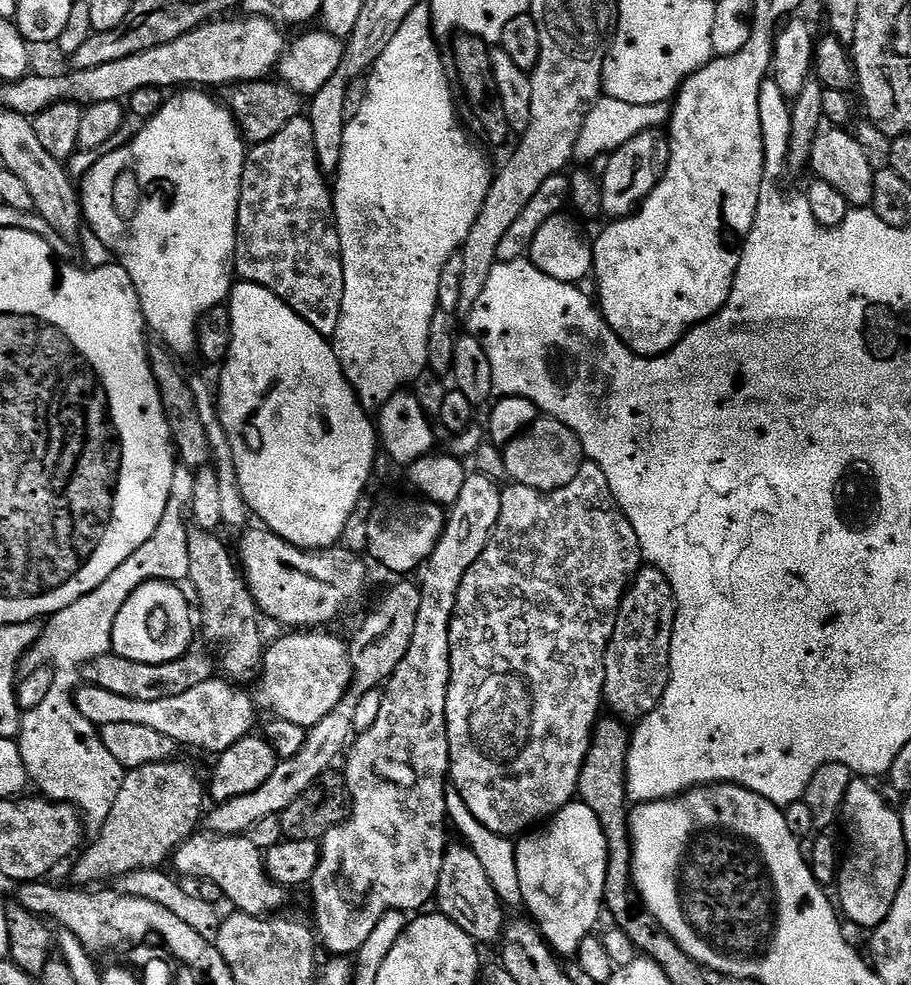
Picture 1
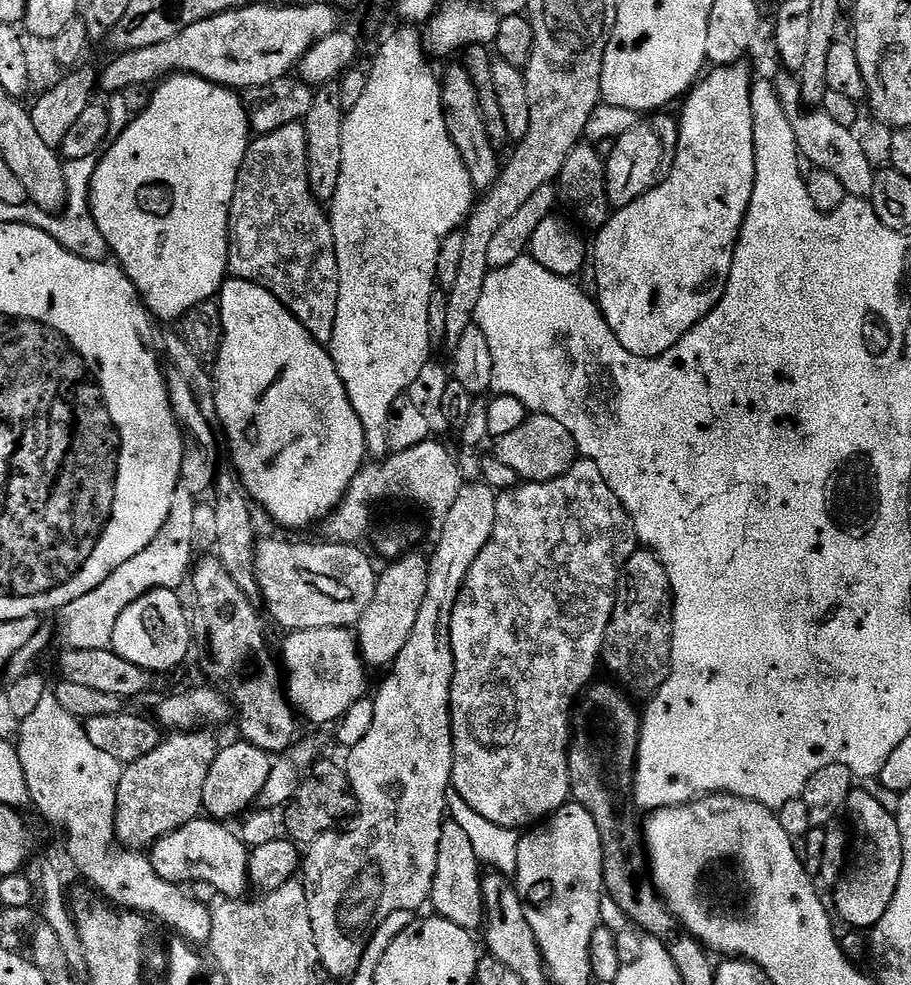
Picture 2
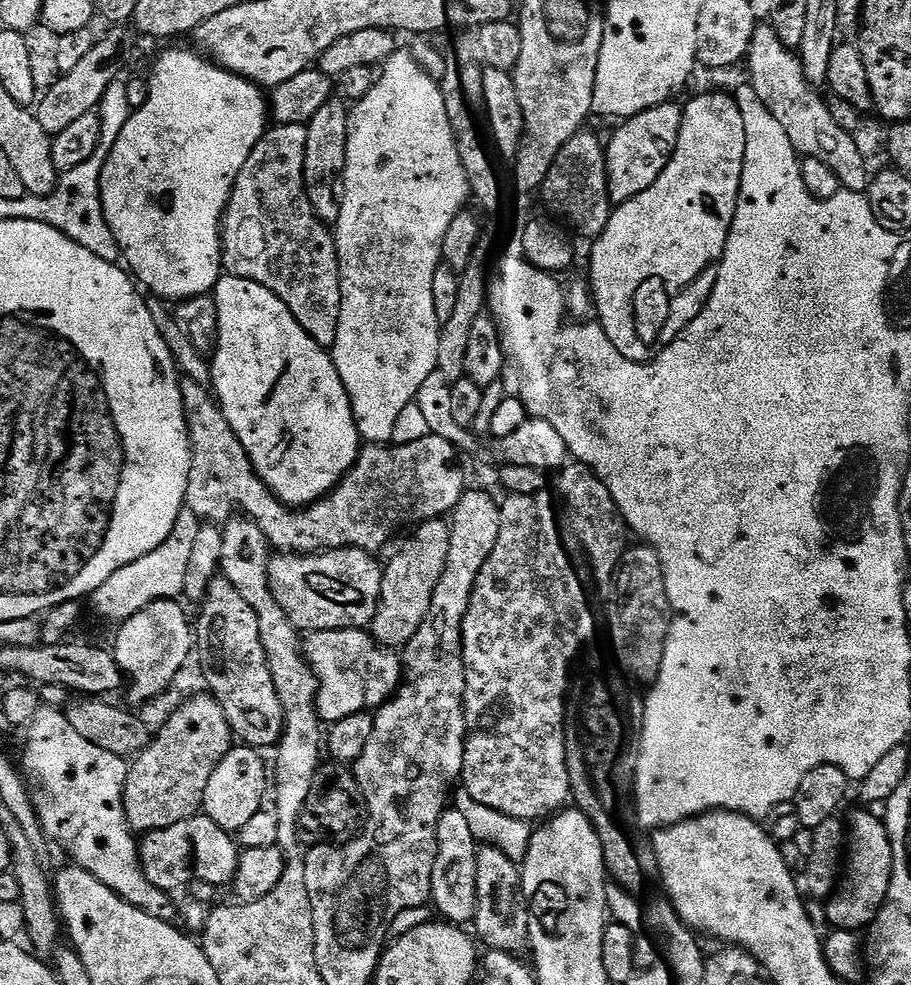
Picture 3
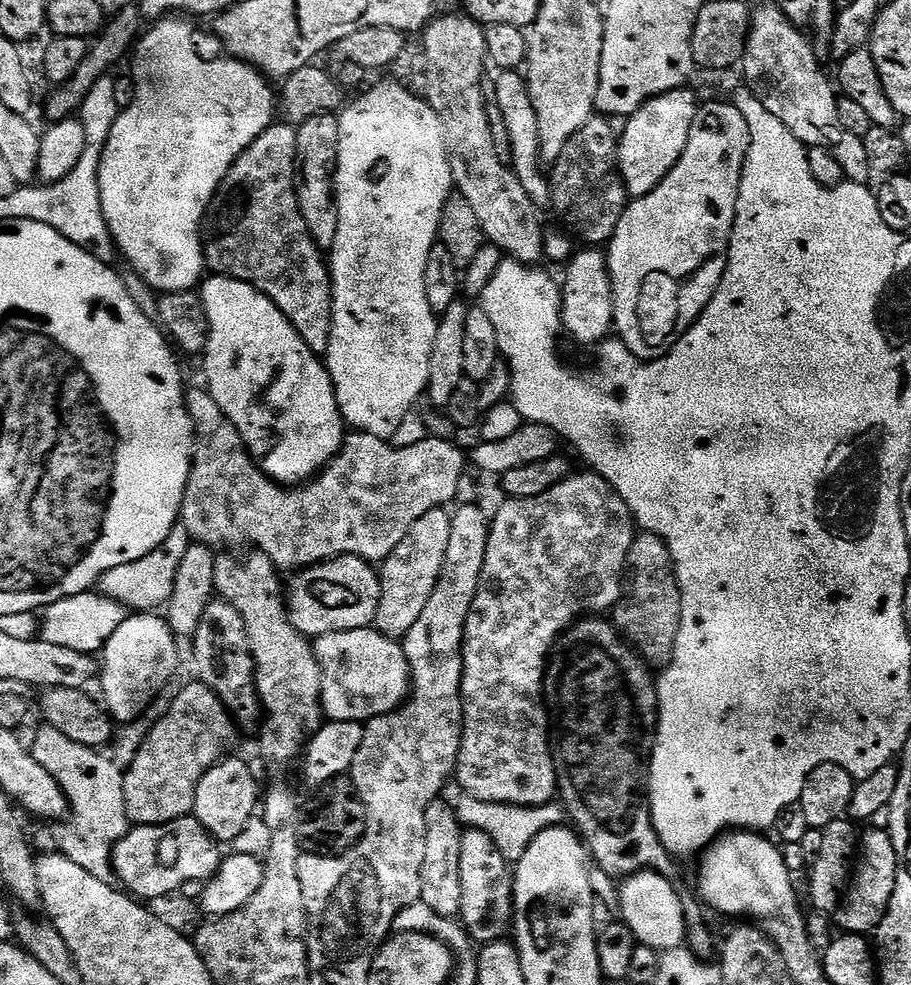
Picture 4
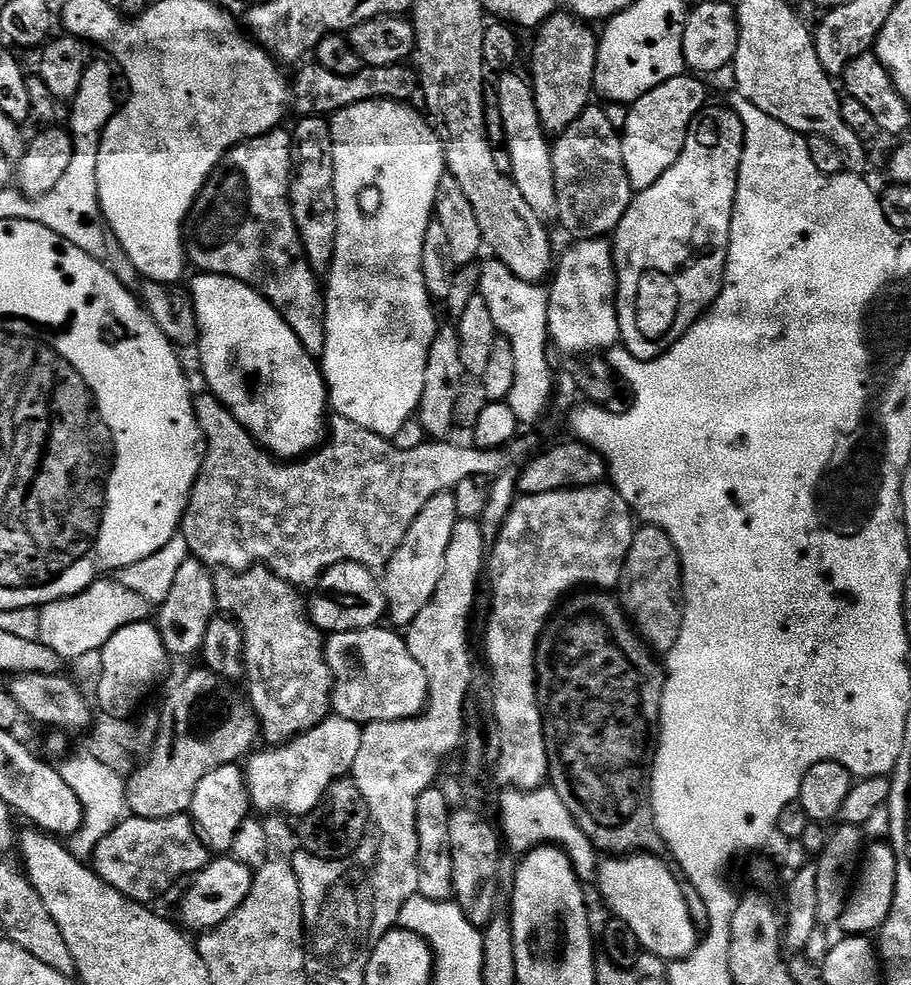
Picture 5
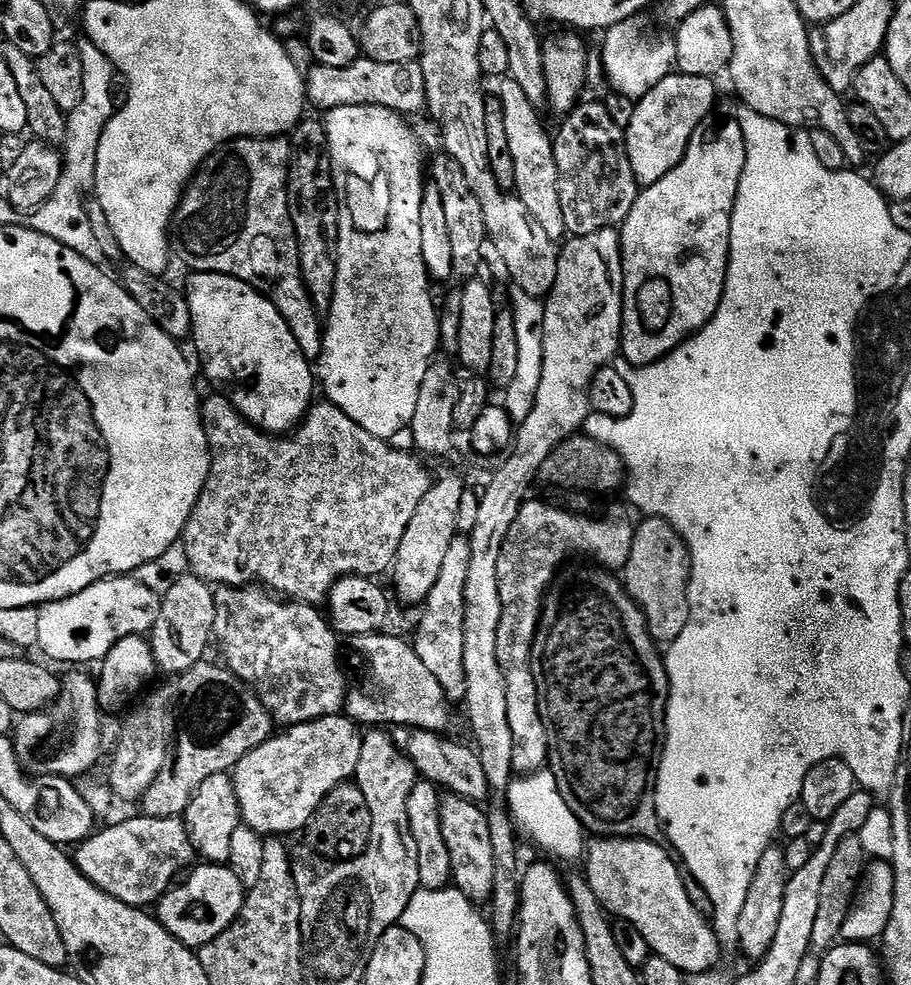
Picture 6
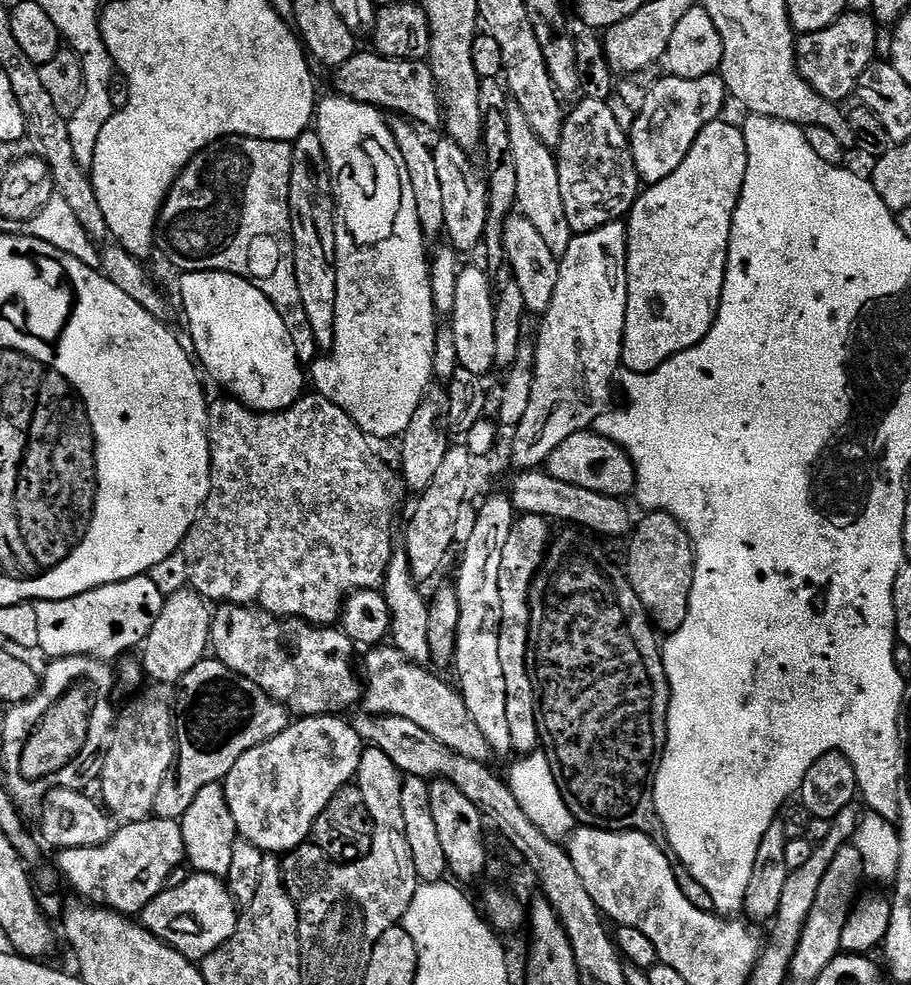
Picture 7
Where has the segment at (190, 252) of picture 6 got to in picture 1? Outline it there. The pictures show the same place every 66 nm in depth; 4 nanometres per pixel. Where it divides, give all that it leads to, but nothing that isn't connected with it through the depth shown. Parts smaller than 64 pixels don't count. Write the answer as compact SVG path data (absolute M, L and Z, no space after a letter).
M300 115L274 138L247 149L240 187L240 223L236 241L235 275L241 281L257 284L270 290L290 306L318 334L331 337L336 333L338 318L342 314L344 293L344 271L340 261L340 239L336 229L334 192L320 171L314 150L314 126L310 126L307 115Z

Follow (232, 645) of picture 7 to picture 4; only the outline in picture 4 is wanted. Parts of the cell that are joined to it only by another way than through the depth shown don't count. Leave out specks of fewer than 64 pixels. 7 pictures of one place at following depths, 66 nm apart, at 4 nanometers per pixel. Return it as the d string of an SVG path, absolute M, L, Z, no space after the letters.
M249 551L239 560L236 554L220 554L216 557L214 566L215 595L224 600L246 622L246 634L250 642L252 657L256 663L256 689L260 694L263 720L259 725L260 752L272 764L292 764L303 757L309 742L315 736L316 731L325 723L324 714L324 673L320 670L320 663L316 660L316 654L309 637L303 636L292 624L288 616L286 603L286 588L280 584L281 573L276 563L264 552Z

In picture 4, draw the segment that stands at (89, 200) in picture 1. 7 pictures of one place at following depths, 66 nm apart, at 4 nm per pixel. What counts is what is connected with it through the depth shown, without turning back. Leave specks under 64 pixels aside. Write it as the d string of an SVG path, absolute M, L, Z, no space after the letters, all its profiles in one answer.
M161 18L151 25L137 39L134 51L131 53L132 76L131 83L136 86L134 102L130 102L121 111L120 117L114 122L114 130L110 130L110 138L102 150L102 162L98 182L100 183L100 197L102 198L102 214L106 218L106 226L110 230L112 240L116 244L119 255L125 256L126 264L136 271L157 293L166 292L191 292L201 283L206 272L204 259L205 241L202 239L202 225L210 211L210 205L216 199L216 192L226 174L234 166L234 162L243 152L258 139L265 130L274 122L278 112L278 96L271 88L269 77L245 64L243 60L236 60L233 56L219 54L222 45L215 35L199 32L193 21L188 18Z

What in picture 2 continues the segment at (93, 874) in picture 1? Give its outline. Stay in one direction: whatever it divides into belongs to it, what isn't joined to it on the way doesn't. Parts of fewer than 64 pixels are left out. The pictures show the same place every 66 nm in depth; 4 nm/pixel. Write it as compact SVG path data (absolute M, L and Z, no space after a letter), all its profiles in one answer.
M189 730L165 735L160 745L150 750L150 754L138 758L124 768L116 803L116 839L125 849L151 849L163 836L168 836L201 815L204 806L202 786L206 786L206 774L210 774L210 766L218 751L218 743L208 732L211 731Z

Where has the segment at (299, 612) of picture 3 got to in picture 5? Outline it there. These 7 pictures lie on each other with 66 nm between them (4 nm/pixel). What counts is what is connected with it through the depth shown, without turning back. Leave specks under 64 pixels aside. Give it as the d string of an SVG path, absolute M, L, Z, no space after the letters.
M339 564L330 570L326 570L315 585L312 600L307 605L306 611L313 624L320 629L321 633L331 634L334 632L357 632L363 628L375 628L385 619L386 601L384 589L377 573L371 568L363 568L360 564Z

